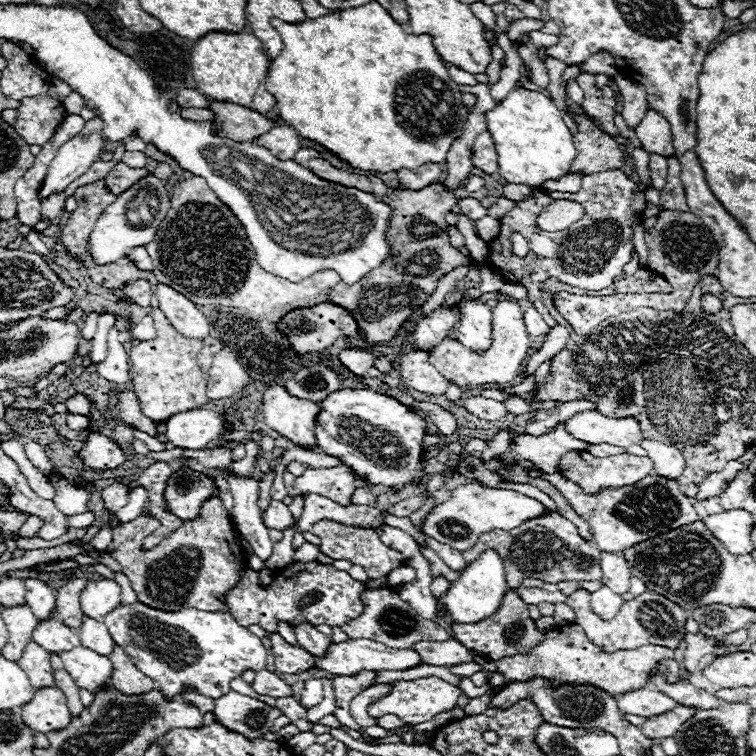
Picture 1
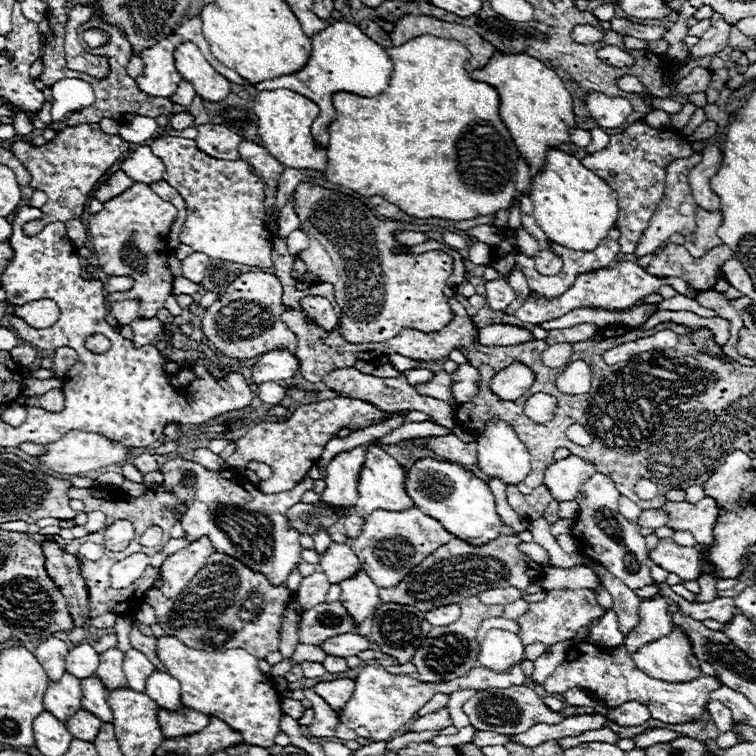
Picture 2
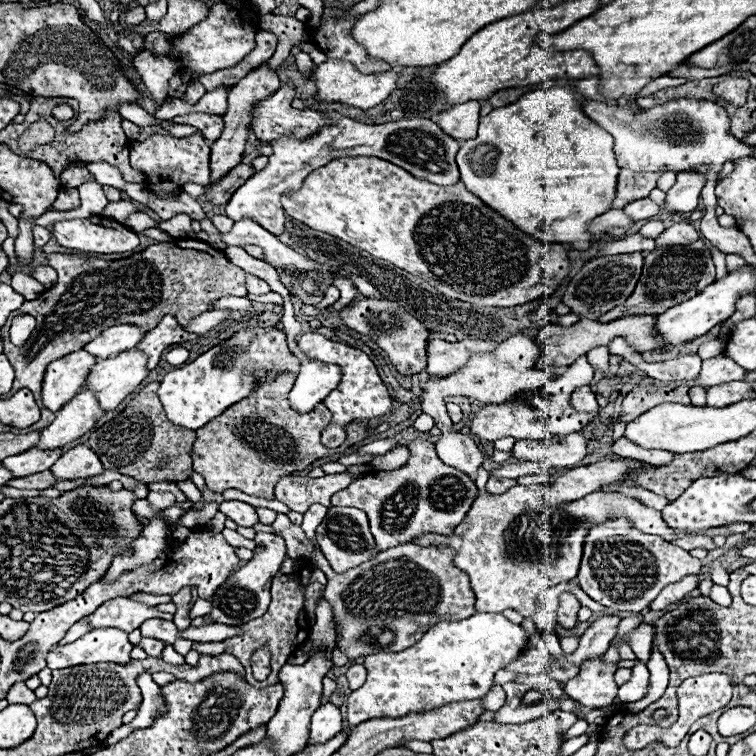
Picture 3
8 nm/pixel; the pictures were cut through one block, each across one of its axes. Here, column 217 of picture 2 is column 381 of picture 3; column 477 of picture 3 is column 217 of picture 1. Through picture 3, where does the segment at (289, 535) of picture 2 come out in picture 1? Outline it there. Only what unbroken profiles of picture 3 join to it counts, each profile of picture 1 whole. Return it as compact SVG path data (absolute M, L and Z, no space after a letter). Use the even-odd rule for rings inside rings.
M182 466L176 470L166 484L164 502L172 514L178 514L184 522L190 518L198 518L202 510L202 502L206 498L218 496L218 488L214 480L204 472L192 470L190 466Z

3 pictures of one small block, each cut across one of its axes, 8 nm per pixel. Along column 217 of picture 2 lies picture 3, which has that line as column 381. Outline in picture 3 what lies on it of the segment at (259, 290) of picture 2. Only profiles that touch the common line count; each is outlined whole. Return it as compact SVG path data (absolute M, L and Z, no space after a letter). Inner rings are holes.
M362 298L358 304L342 308L338 314L348 328L354 328L360 334L366 334L372 340L376 340L400 374L412 376L426 368L426 346L430 340L428 328L422 322L418 322L416 318L412 318L412 314L408 314L406 310L400 310L400 306L396 306L396 302Z

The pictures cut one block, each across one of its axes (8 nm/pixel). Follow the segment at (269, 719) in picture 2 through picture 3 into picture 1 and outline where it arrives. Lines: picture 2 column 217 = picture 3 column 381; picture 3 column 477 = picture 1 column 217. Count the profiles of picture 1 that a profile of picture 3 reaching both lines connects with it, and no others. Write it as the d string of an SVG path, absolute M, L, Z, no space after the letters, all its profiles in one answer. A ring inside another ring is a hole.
M120 604L104 616L112 640L130 654L142 674L154 678L166 698L184 690L194 690L208 698L220 698L230 690L230 680L244 670L260 672L268 664L268 650L248 628L240 626L230 614L184 608L178 612L154 610L146 604Z

